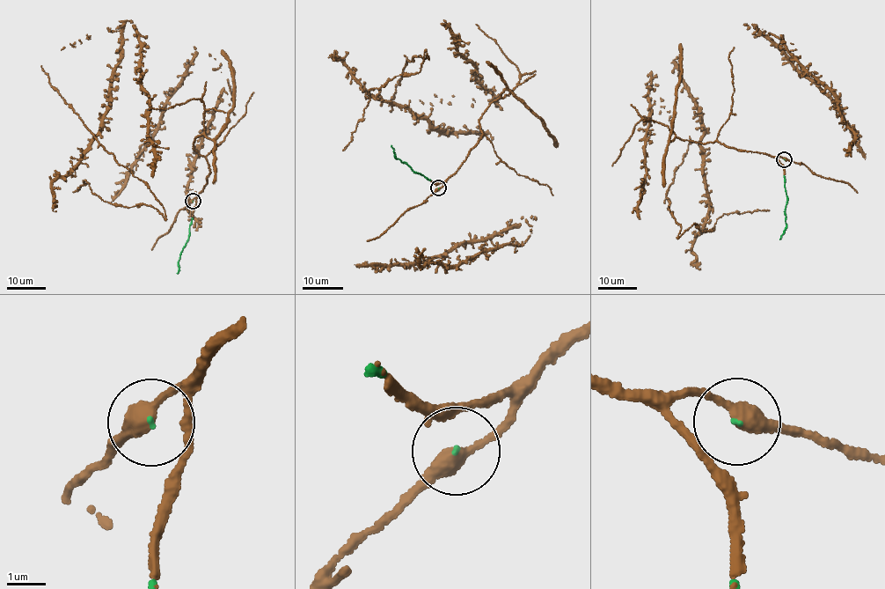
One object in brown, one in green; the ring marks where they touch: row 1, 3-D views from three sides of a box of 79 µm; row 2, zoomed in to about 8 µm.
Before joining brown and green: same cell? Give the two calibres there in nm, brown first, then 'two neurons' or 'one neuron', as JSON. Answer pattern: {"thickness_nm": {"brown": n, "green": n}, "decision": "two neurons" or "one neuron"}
{"thickness_nm": {"brown": 380, "green": 50}, "decision": "one neuron"}

